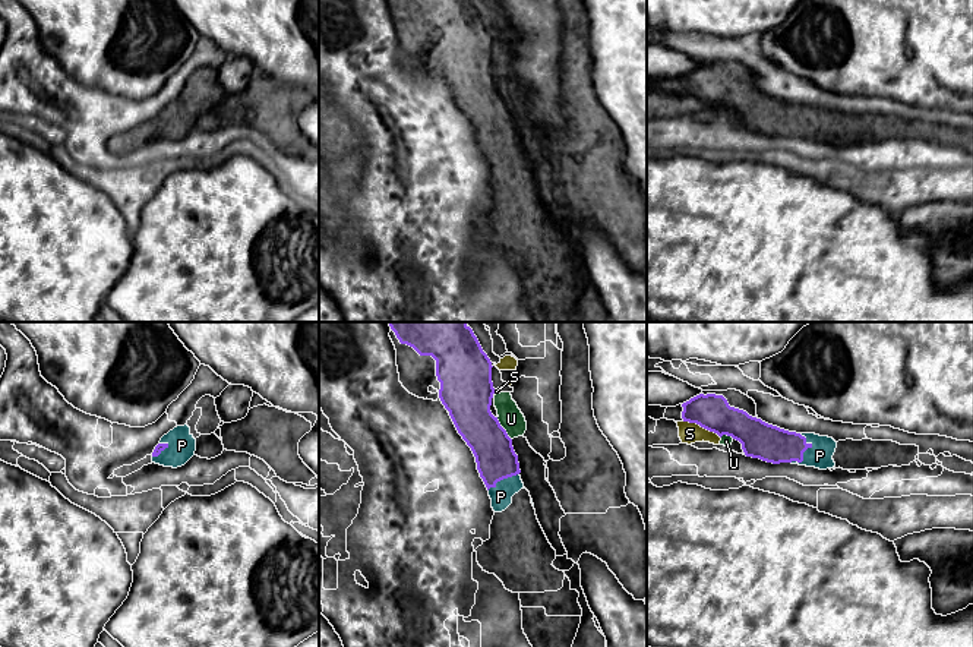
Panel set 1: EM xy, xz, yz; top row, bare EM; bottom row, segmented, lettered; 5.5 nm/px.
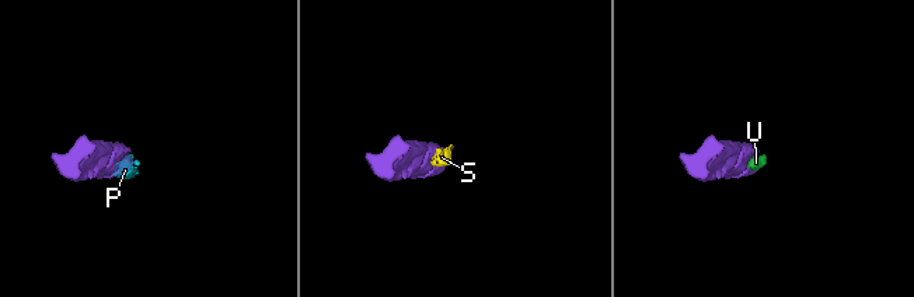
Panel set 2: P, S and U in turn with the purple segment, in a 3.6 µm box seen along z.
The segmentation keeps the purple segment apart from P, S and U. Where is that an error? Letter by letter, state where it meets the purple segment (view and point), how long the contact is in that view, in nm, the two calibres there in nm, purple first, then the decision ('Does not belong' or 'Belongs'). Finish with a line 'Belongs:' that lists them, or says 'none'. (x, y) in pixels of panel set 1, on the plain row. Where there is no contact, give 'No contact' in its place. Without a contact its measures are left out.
P: Touches purple at yz (804, 123). Shared border 170 nm. Thickness 200 nm (purple) against 140 nm. Belongs
S: Touches purple at yz (703, 98). Shared border 220 nm. Thickness 200 nm (purple) against 110 nm. Does not belong
U: Touches purple at xz (504, 101). Shared border 150 nm. Thickness 240 nm (purple) against 140 nm. Does not belong
Belongs: P

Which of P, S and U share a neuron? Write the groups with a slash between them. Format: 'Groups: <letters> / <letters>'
Groups: P / S U

